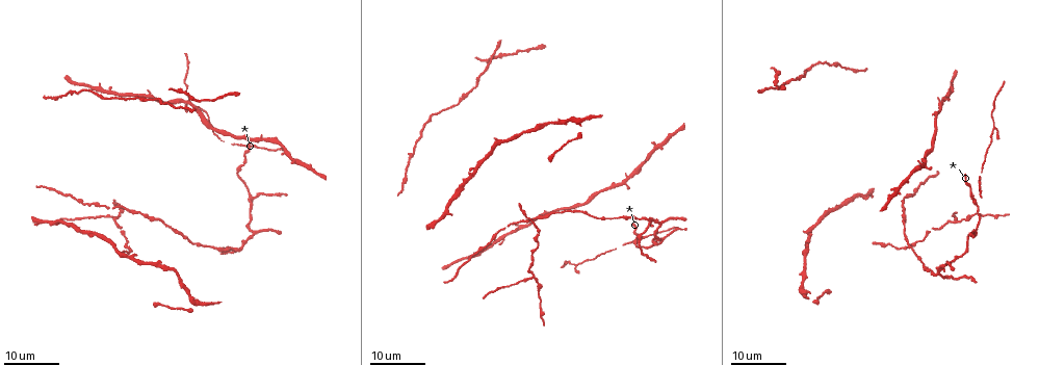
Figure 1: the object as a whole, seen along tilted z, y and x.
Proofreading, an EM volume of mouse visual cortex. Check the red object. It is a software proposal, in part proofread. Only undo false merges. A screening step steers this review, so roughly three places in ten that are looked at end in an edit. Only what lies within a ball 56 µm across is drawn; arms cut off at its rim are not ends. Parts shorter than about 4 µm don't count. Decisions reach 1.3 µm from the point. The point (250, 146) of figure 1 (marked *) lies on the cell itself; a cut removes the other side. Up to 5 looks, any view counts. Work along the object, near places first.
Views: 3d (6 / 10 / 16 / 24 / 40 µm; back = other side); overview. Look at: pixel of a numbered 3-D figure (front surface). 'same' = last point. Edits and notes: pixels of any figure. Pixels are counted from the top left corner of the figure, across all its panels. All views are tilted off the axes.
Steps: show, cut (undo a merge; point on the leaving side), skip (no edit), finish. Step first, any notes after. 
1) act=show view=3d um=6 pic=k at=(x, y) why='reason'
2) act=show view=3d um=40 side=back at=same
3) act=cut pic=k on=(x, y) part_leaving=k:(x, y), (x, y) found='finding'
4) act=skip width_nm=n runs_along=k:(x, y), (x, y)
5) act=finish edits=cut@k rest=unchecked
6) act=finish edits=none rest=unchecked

act=show view=3d um=24 pic=1 at=(648, 221) why='branch point'

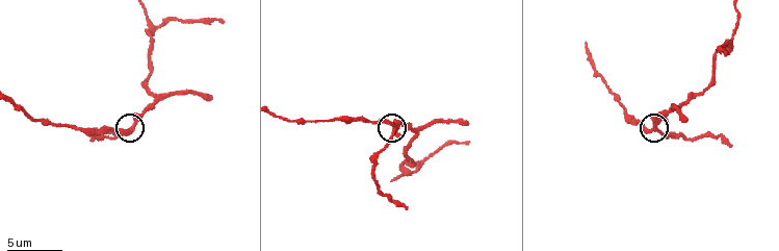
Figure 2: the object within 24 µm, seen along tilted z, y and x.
act=show view=3d um=10 pic=2 at=(653, 128)

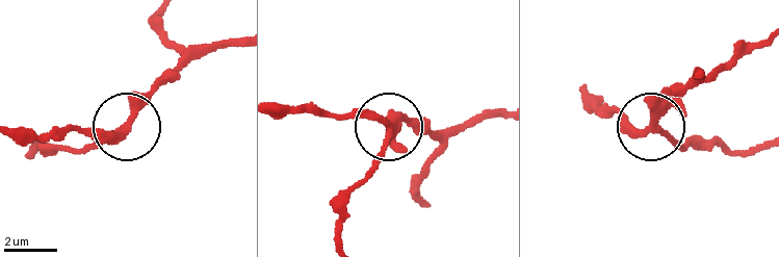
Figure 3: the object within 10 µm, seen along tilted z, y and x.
act=skip runs_along=3:(418, 196), (435, 147), (404, 120), (388, 126), (366, 176) found='continuous, no second cell'

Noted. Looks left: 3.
act=show view=3d um=10 pic=2 at=(733, 36) why='calibre changes'

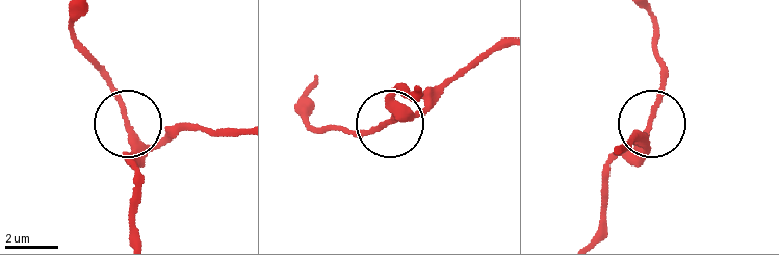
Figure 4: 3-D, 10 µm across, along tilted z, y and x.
act=show view=3d um=6 pic=4 at=(124, 120)

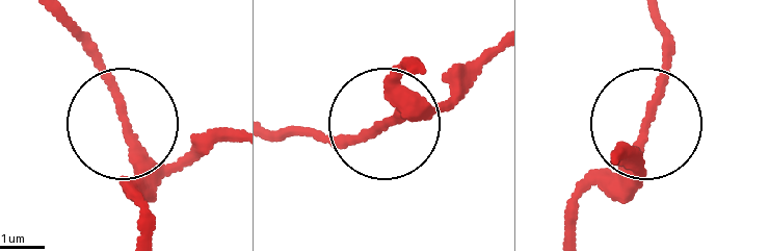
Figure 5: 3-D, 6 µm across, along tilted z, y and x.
act=skip found='one cell here'

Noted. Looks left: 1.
act=finish edits=none rest=unchecked

